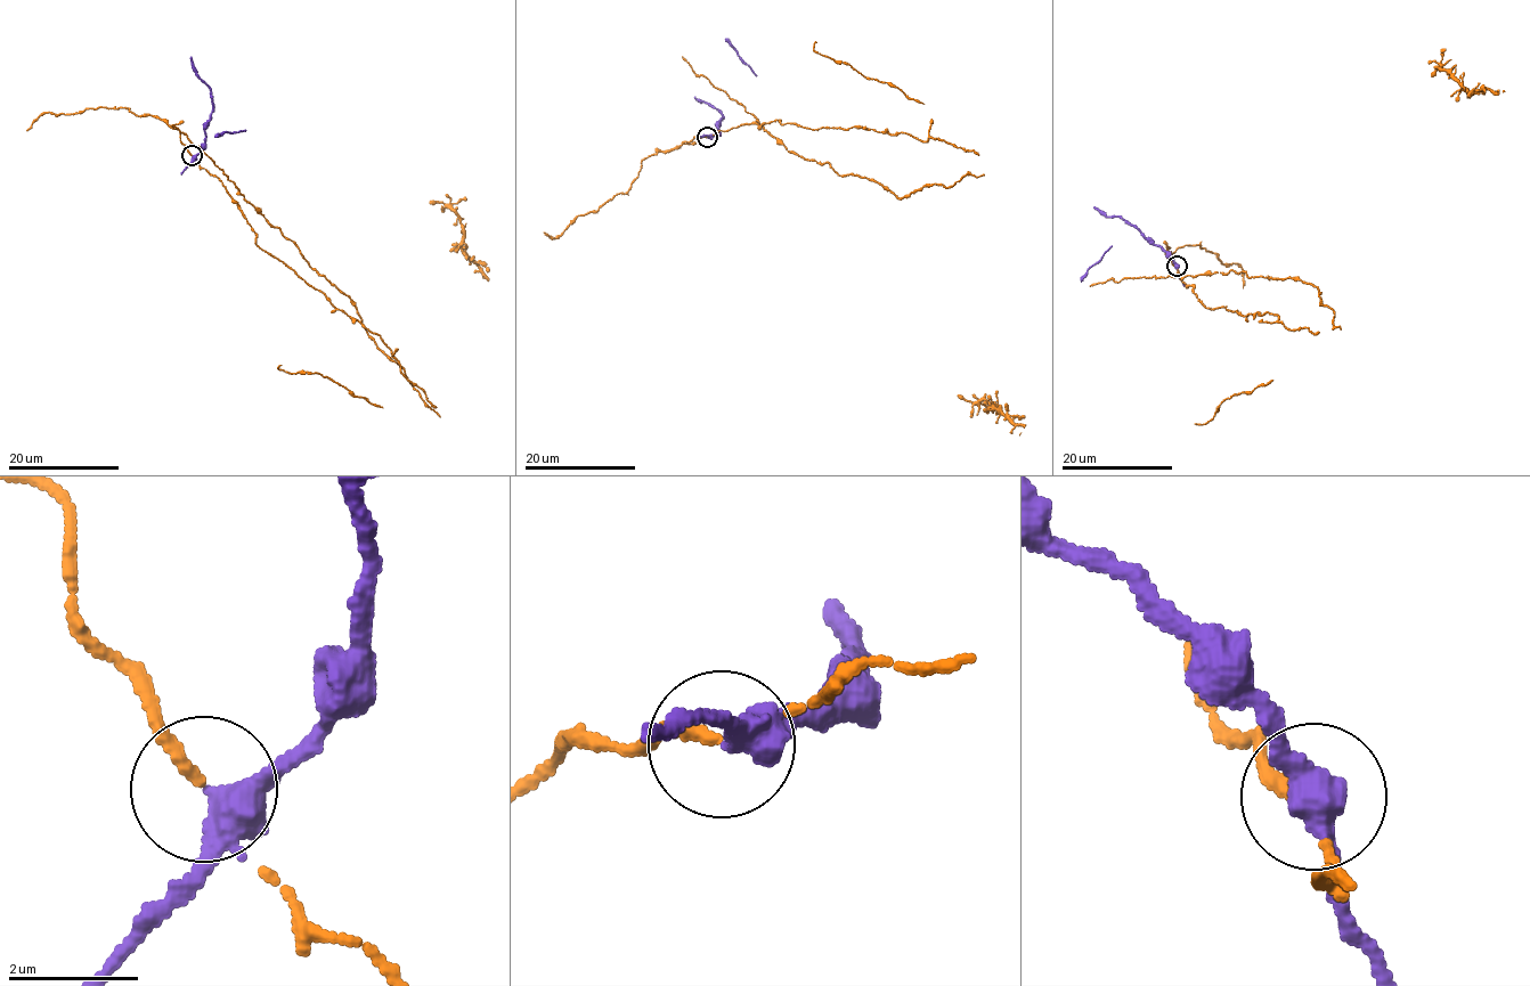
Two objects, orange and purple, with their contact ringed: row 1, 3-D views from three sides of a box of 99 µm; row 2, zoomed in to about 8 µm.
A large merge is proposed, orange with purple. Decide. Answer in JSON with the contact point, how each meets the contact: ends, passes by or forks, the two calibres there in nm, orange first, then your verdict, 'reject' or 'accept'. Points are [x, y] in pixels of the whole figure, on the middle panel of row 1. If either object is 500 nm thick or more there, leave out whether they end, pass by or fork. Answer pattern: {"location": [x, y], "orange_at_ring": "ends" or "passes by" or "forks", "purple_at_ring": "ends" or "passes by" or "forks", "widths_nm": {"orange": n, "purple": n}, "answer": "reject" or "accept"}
{"location": [707, 137], "orange_at_ring": "passes by", "purple_at_ring": "passes by", "widths_nm": {"orange": 130, "purple": 380}, "answer": "reject"}

